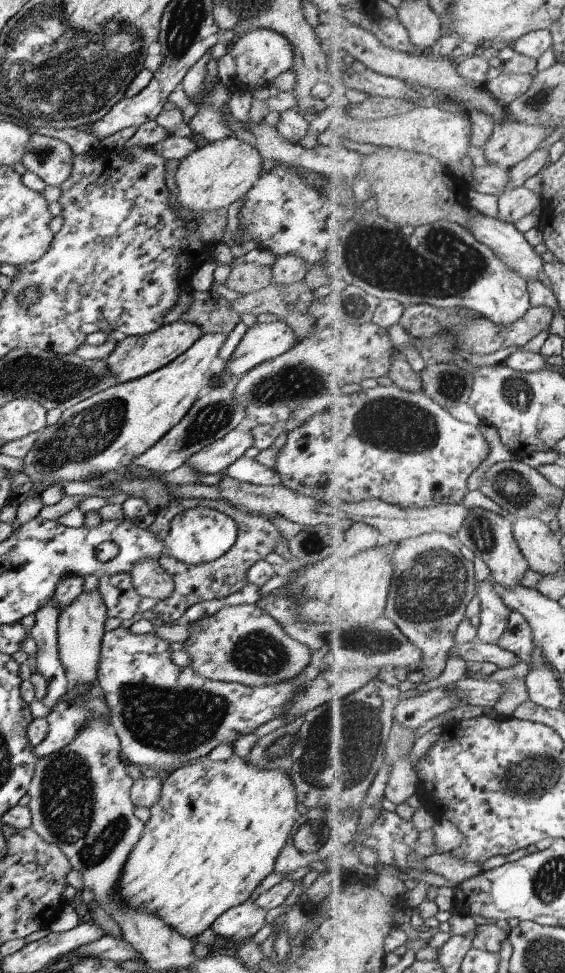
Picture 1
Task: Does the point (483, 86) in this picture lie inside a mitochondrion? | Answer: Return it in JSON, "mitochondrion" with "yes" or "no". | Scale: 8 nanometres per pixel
{"mitochondrion":"no"}

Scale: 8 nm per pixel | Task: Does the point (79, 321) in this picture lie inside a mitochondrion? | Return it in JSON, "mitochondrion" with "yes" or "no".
{"mitochondrion":"no"}

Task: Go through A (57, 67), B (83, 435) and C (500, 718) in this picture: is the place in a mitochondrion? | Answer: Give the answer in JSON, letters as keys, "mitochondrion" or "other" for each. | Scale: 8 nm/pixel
{"A":"mitochondrion","B":"mitochondrion","C":"other"}

